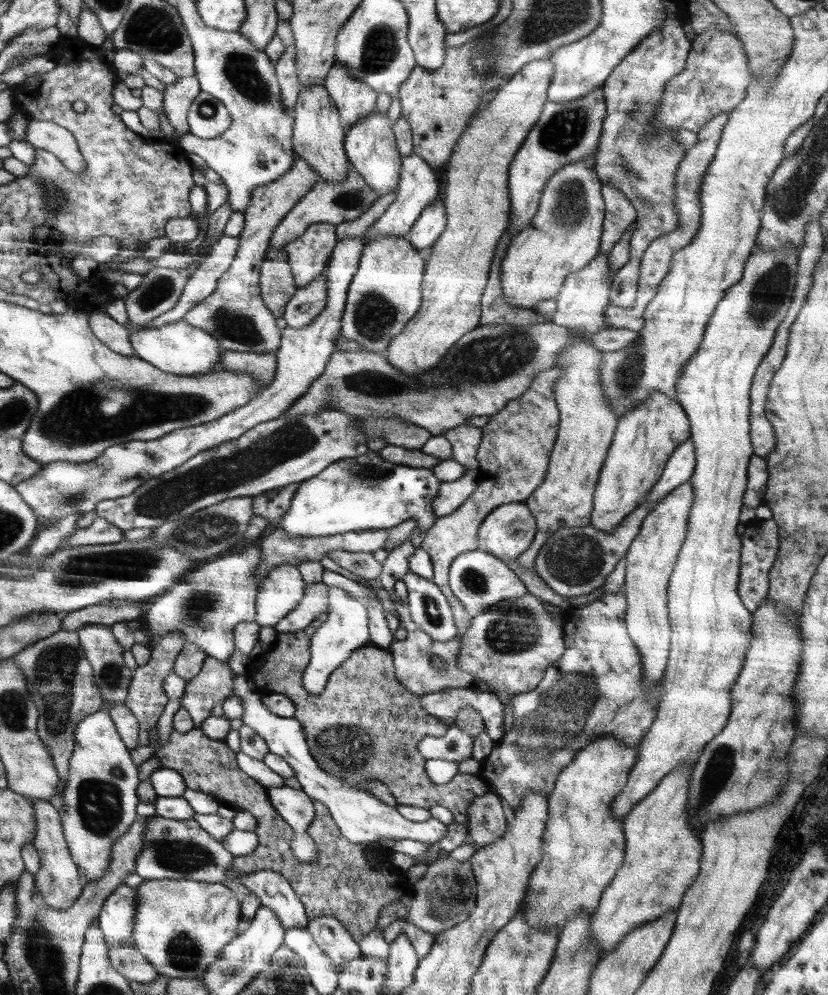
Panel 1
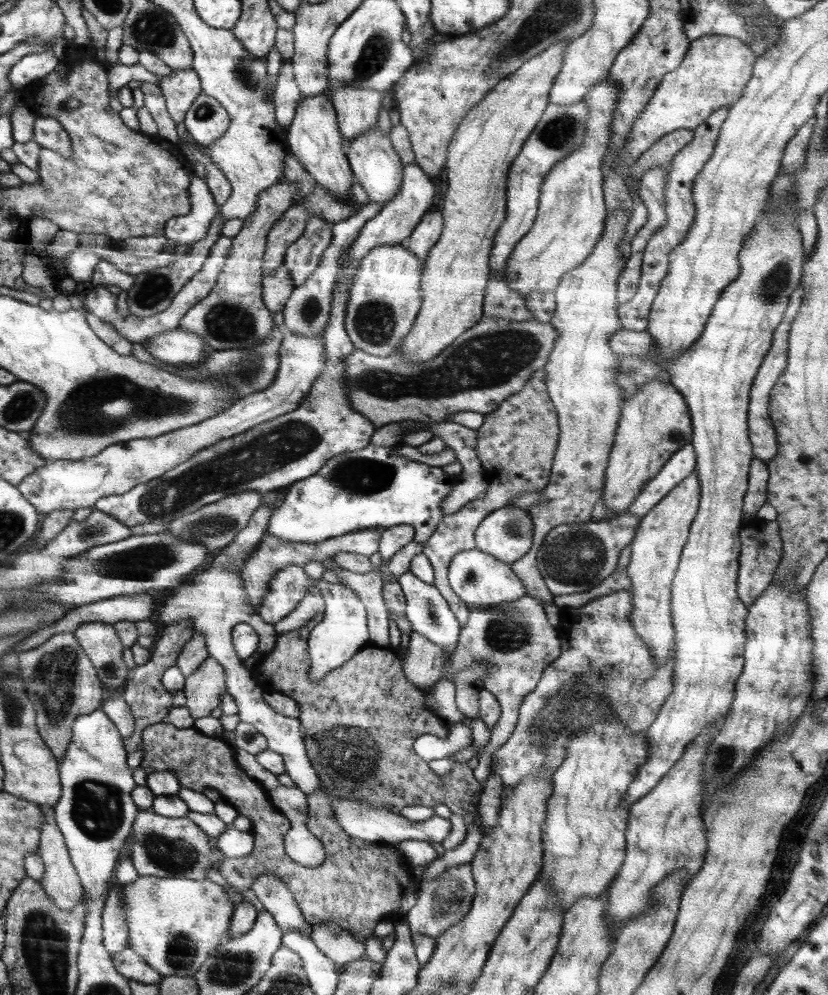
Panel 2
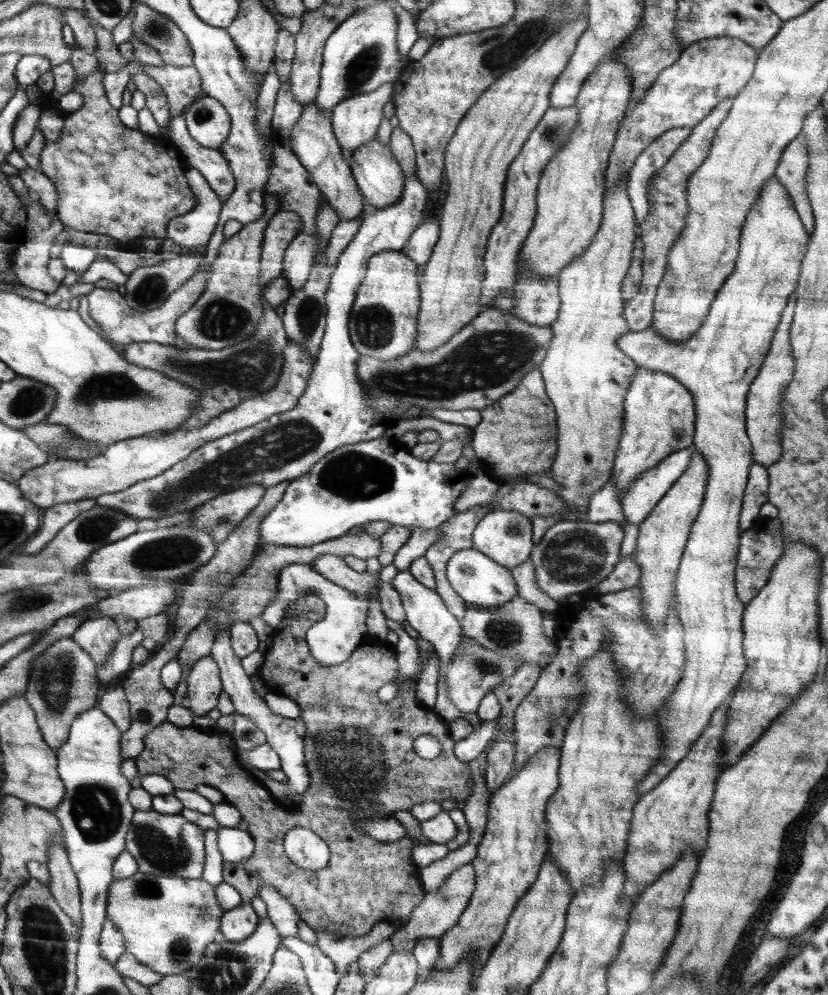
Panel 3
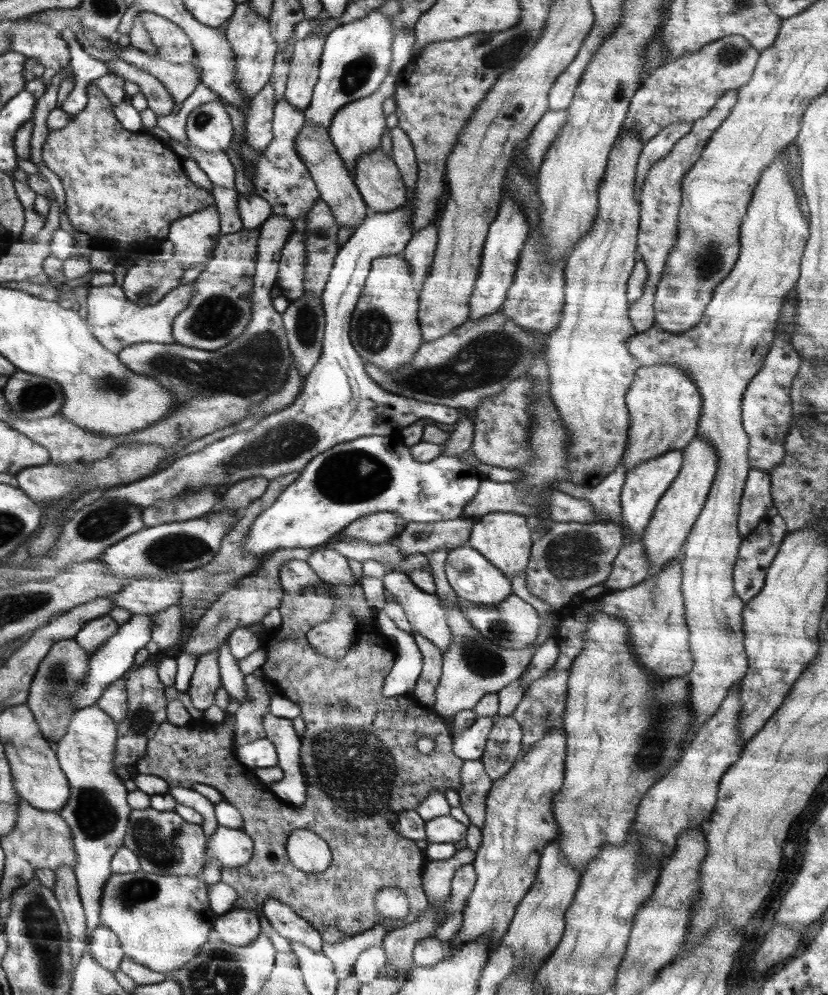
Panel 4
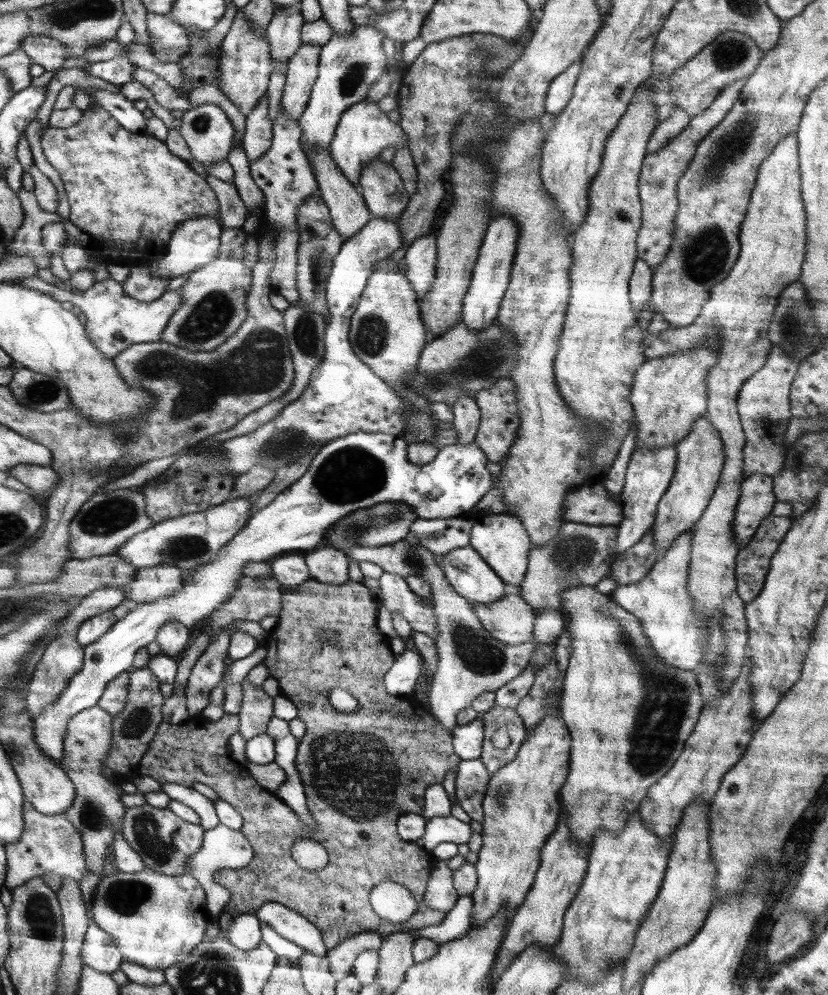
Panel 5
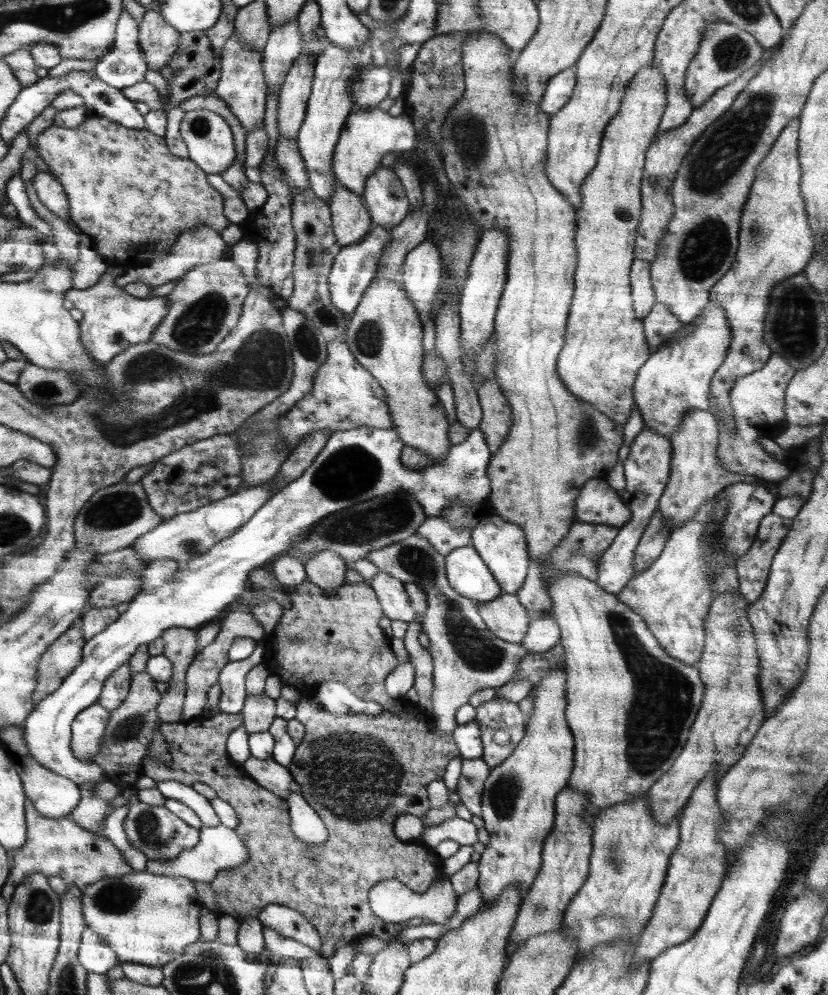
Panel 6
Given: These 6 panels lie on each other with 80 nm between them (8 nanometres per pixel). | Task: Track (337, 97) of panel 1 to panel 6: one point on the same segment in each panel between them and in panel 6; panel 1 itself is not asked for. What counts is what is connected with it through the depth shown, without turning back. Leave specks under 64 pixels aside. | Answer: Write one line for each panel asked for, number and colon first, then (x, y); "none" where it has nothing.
2: (356, 109)
3: (355, 120)
4: (357, 128)
5: (362, 133)
6: (368, 135)

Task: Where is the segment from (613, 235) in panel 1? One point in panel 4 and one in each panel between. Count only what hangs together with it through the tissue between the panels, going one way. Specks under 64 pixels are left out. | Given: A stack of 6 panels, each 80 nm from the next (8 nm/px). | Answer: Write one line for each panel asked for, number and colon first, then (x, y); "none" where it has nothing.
2: (714, 71)
3: (707, 72)
4: (684, 90)

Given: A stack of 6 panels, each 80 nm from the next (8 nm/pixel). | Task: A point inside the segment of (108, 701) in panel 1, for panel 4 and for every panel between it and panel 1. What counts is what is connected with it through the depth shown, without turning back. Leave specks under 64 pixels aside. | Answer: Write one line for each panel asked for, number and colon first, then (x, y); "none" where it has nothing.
2: (100, 640)
3: (99, 636)
4: (93, 635)

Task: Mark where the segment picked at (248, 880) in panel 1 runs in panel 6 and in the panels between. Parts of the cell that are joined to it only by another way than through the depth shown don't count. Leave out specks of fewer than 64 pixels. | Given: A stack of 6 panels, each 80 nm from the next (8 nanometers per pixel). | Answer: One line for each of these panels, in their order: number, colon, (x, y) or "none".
2: (274, 895)
3: (280, 910)
4: (284, 920)
5: (290, 924)
6: (290, 923)

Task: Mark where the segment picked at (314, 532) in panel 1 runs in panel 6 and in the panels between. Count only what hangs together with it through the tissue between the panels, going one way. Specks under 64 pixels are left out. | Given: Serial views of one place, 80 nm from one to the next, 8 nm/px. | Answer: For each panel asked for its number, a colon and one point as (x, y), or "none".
2: (375, 487)
3: (381, 479)
4: (369, 474)
5: (352, 472)
6: (356, 465)

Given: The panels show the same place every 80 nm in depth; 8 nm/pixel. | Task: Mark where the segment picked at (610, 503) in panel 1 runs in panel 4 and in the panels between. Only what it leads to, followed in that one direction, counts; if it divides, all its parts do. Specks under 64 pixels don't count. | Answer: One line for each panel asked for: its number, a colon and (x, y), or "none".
2: (655, 422)
3: (659, 416)
4: (664, 404)

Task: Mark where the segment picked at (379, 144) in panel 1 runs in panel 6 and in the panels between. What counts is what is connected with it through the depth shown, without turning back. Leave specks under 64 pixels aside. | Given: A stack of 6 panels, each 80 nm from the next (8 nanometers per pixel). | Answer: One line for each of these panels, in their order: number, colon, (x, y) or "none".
2: (375, 165)
3: (380, 180)
4: (376, 177)
5: (385, 196)
6: (387, 204)

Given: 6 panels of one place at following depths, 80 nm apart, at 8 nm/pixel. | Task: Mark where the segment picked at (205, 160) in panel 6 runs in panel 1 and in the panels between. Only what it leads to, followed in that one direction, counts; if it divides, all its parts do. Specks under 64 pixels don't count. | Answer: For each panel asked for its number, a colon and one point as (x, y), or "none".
1: (208, 118)
2: (207, 120)
3: (208, 121)
4: (209, 127)
5: (207, 130)

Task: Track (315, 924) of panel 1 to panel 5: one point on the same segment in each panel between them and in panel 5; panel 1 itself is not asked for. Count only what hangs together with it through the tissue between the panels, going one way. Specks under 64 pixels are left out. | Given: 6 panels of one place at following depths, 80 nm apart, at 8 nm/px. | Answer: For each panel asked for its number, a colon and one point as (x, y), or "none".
2: (337, 944)
3: (343, 951)
4: (343, 954)
5: (341, 958)

